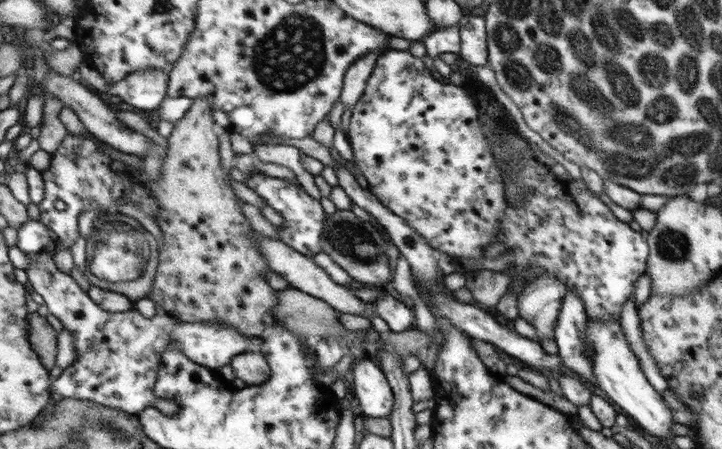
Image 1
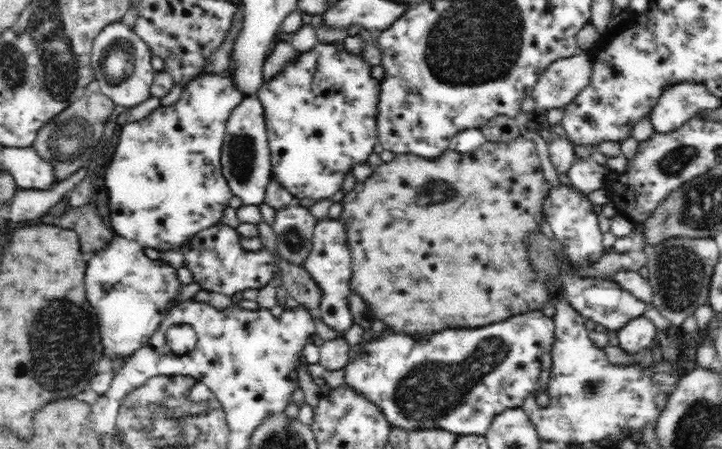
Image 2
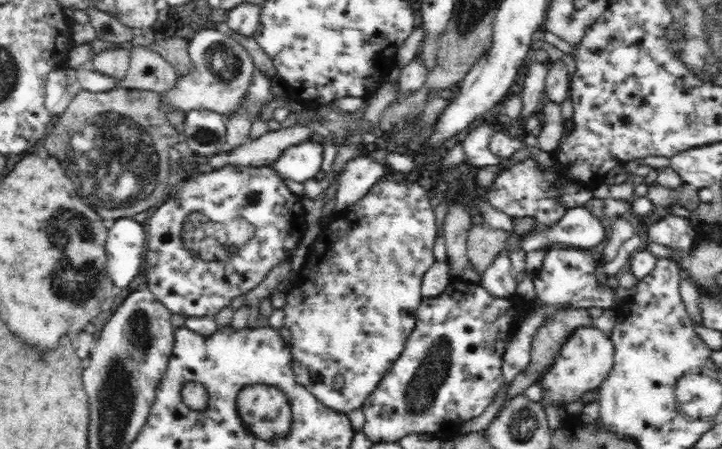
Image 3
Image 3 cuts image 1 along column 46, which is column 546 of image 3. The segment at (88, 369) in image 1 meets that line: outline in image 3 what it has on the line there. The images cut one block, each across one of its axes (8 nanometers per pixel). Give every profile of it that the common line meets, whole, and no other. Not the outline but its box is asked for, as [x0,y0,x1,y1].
[532,249,619,309]

